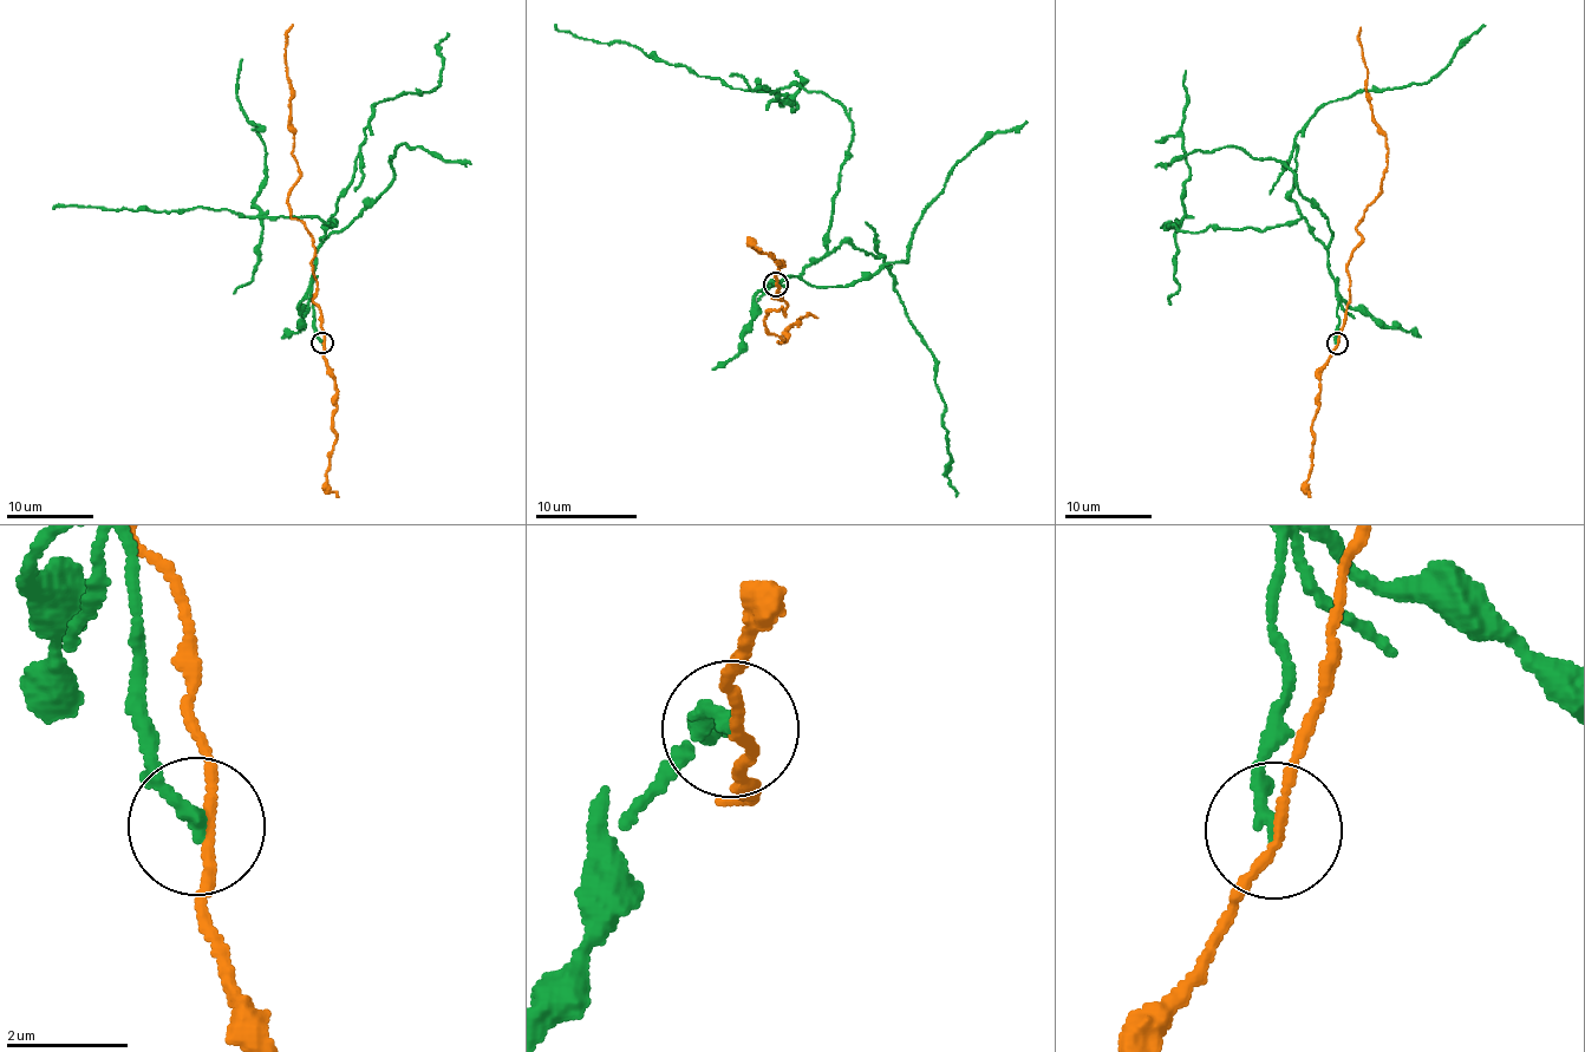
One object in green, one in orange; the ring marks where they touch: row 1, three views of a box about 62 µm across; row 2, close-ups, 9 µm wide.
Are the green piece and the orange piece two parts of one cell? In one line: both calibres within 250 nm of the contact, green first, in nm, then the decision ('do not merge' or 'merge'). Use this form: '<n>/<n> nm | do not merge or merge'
240/140 nm | do not merge

